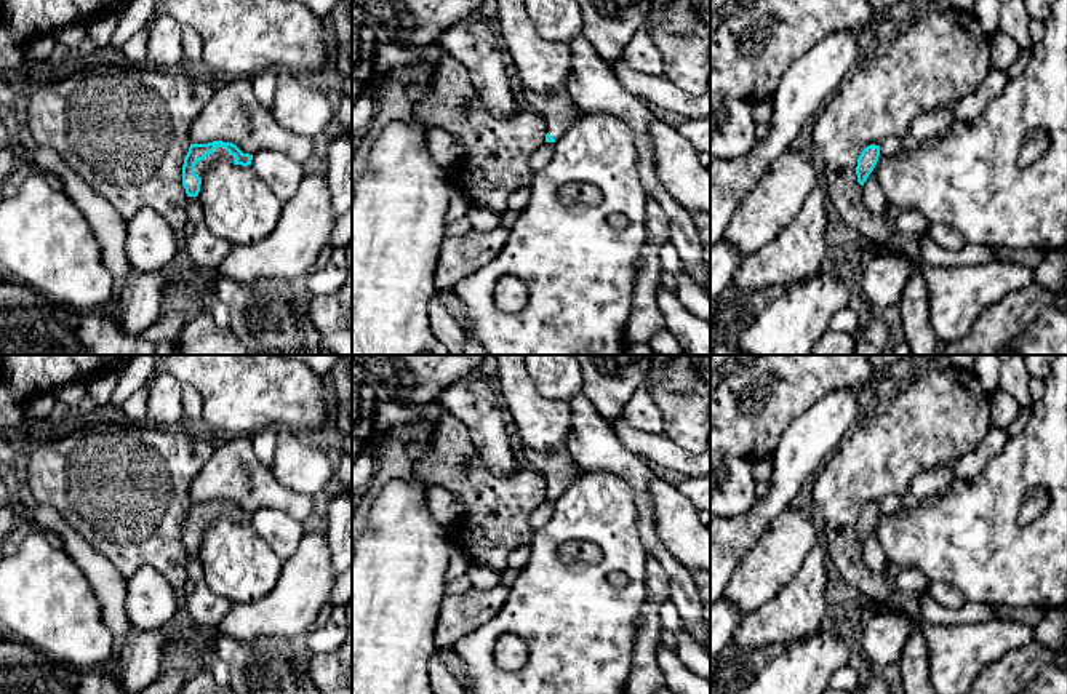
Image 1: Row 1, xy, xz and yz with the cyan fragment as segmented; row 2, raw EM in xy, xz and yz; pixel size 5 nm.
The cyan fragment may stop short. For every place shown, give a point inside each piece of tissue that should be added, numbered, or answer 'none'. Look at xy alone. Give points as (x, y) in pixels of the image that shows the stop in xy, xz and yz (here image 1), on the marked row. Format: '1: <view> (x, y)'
1: xy (219, 154)

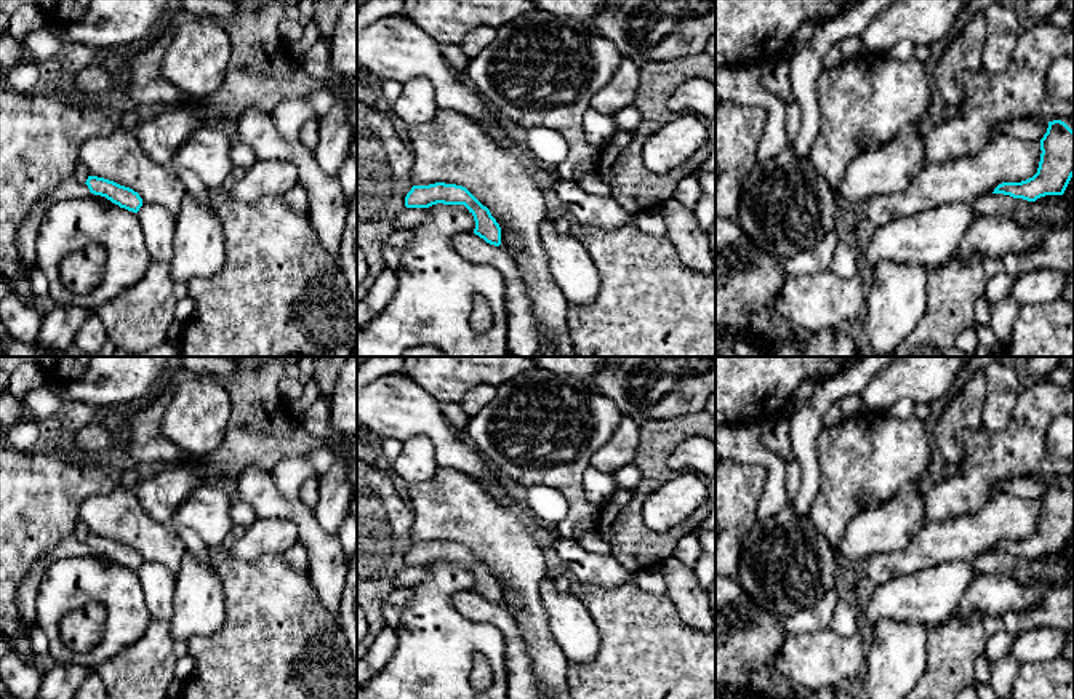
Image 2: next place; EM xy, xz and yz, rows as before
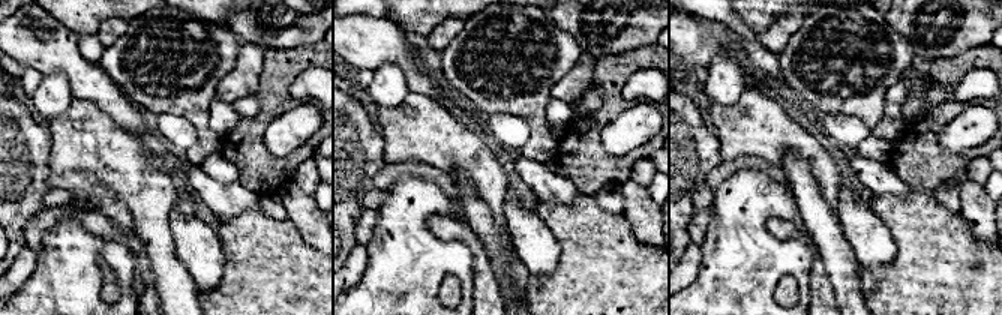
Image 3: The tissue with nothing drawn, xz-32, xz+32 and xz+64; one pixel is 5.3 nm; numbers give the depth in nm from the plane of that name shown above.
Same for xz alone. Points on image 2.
none

